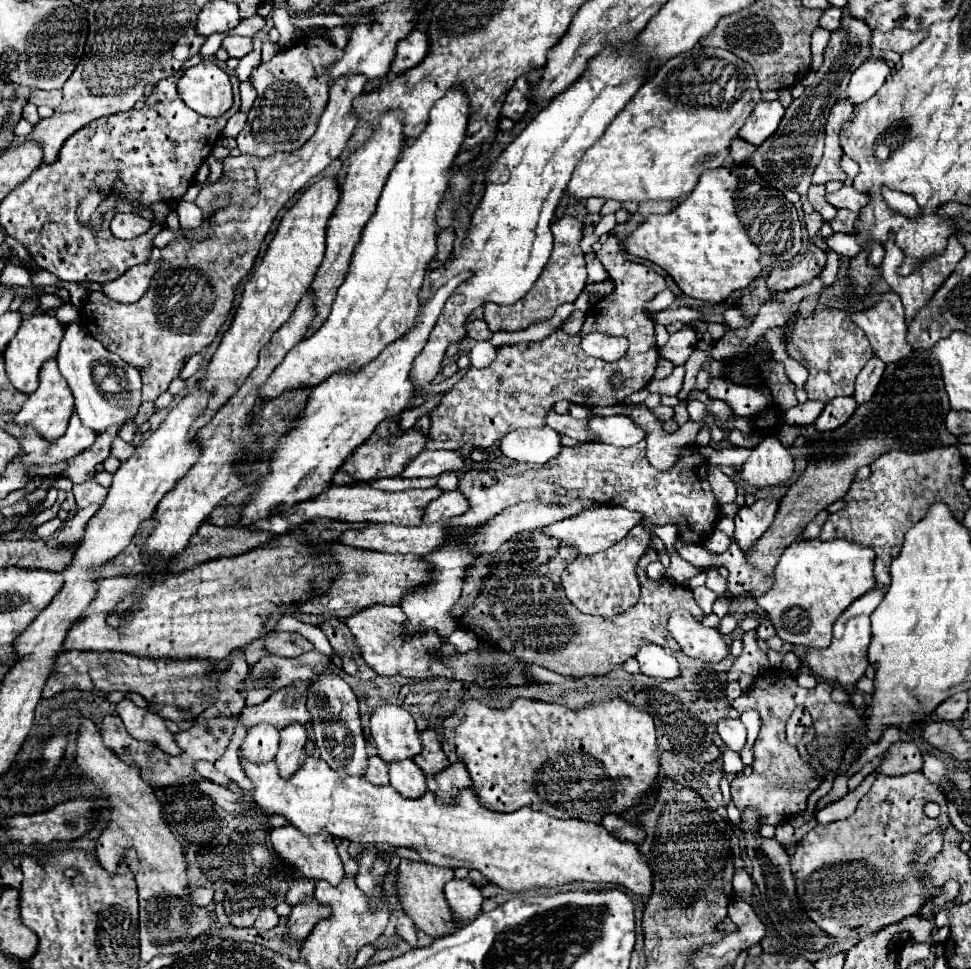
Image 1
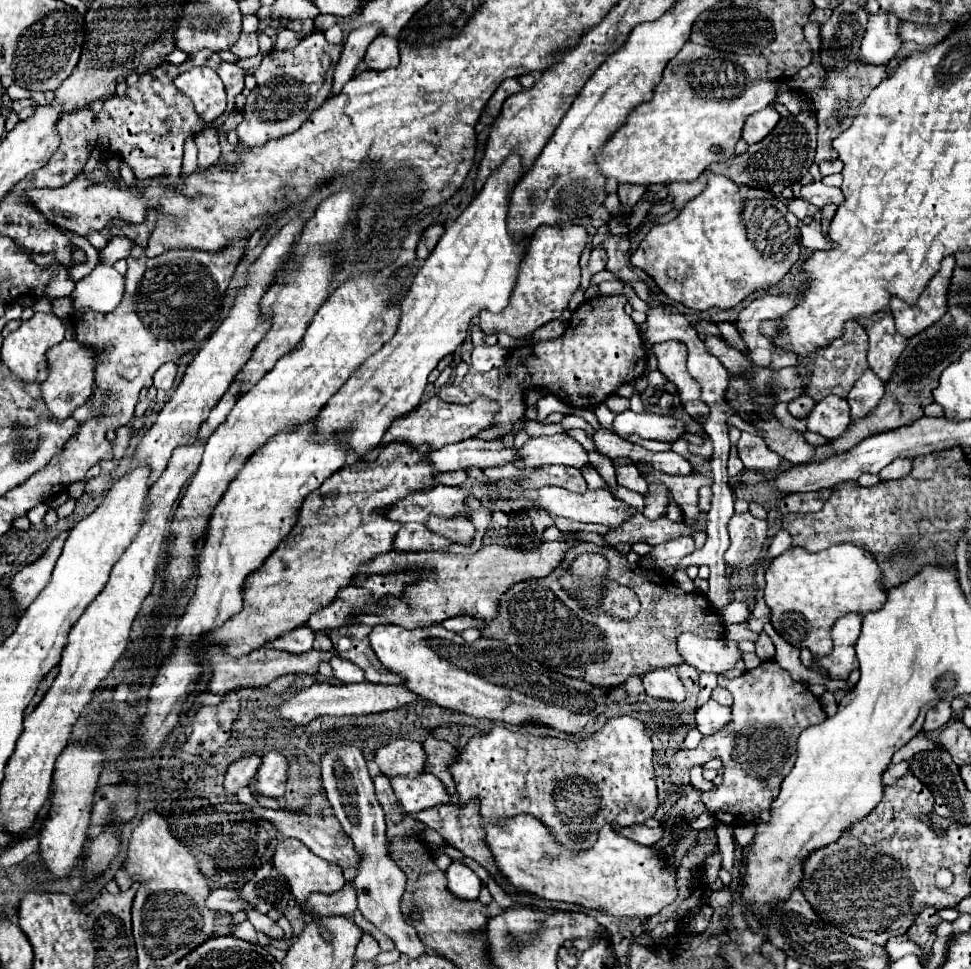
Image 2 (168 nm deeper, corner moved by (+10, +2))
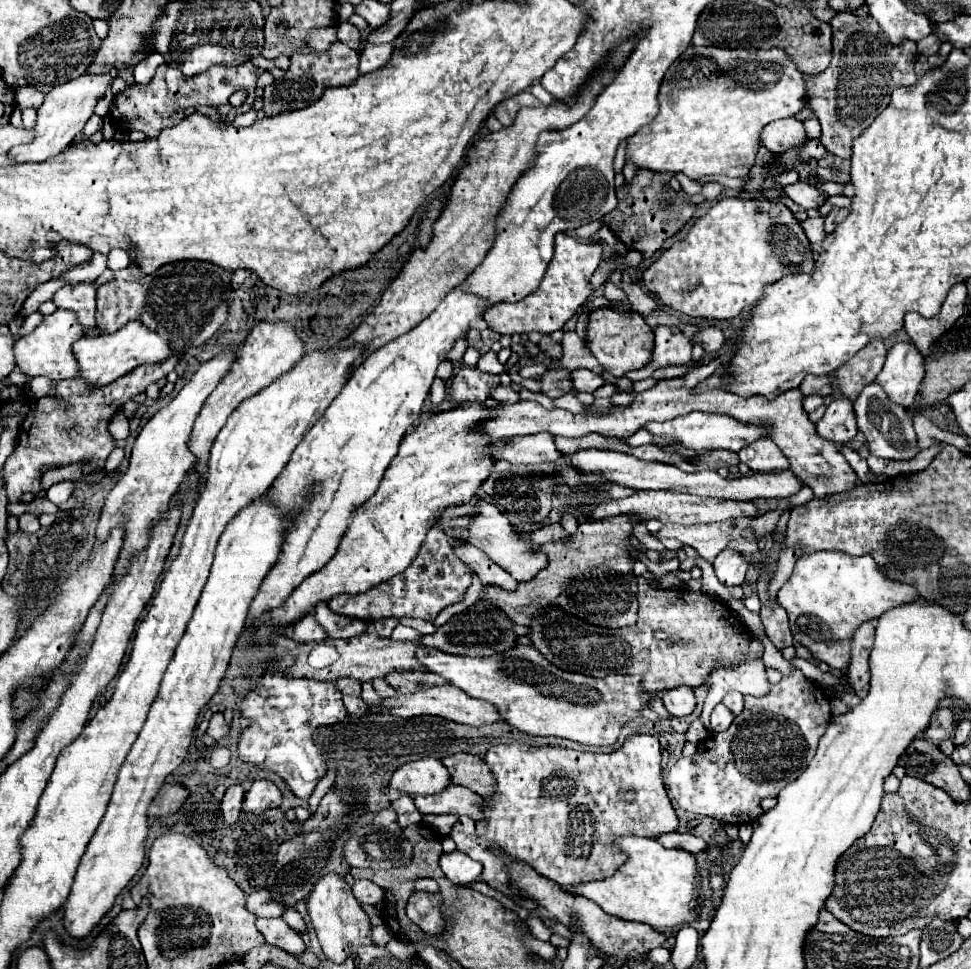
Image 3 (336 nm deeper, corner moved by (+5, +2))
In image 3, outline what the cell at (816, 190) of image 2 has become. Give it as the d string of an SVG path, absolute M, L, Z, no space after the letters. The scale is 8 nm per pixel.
M797 181L795 185L787 185L785 193L805 209L819 209L827 201L827 197L815 187L811 187L807 181Z

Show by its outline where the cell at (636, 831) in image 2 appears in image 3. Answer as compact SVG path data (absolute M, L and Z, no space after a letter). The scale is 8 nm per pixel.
M673 831L673 833L665 833L665 835L659 835L659 837L653 837L655 841L659 841L663 847L677 847L677 849L685 849L689 853L697 853L701 849L707 849L707 843L691 833L679 833L679 831Z

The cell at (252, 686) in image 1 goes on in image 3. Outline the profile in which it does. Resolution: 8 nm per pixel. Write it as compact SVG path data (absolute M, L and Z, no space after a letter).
M319 603L315 607L315 619L325 629L325 633L327 633L329 639L357 637L367 627L365 621L361 621L361 619L351 619L351 617L335 615L333 611L329 611L329 607L325 603Z

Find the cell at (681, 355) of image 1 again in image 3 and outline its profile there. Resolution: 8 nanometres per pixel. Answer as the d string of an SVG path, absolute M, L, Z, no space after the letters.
M655 327L653 333L655 349L651 367L645 369L647 373L665 365L693 365L691 341L677 327Z

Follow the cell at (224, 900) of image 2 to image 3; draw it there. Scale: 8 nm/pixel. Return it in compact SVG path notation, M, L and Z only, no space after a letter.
M261 889L261 891L247 895L247 909L255 913L257 917L281 917L285 907L273 901L265 889Z

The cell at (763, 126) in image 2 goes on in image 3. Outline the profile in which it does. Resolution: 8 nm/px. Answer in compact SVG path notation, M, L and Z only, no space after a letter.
M795 117L777 119L775 123L769 123L761 131L761 145L773 153L787 151L789 147L805 143L805 139L807 139L807 135L805 135L803 123L797 121Z

